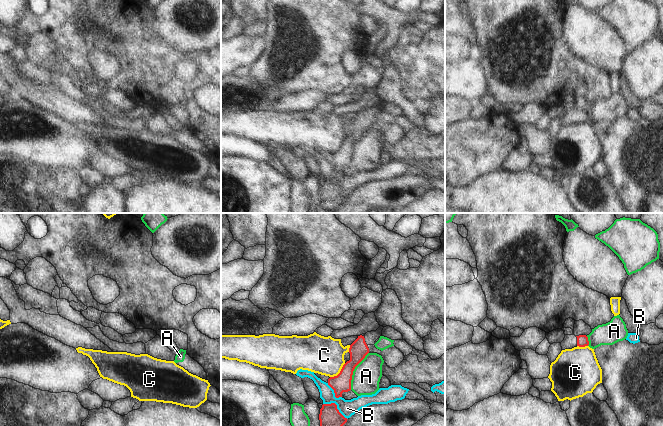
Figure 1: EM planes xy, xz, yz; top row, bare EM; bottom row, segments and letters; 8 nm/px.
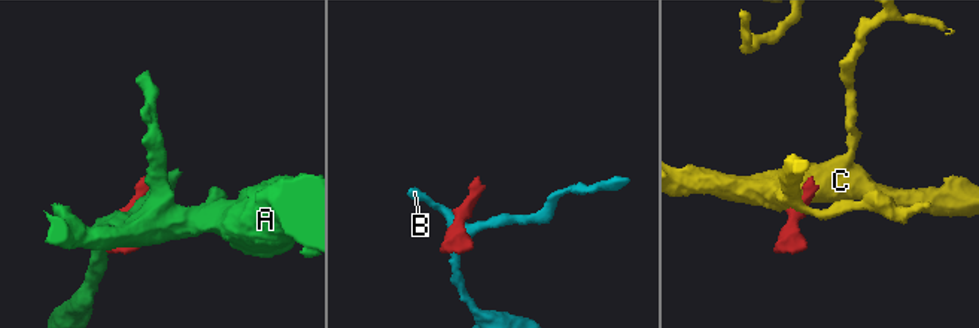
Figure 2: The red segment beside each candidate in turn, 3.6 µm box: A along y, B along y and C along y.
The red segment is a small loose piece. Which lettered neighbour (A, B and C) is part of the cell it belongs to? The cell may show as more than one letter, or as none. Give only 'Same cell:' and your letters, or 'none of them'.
Same cell: none of them

